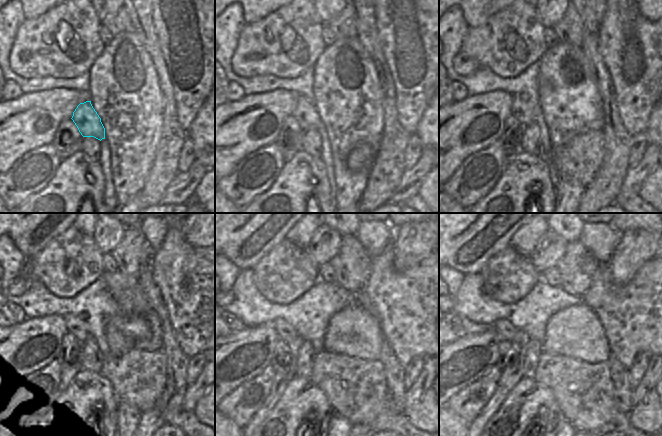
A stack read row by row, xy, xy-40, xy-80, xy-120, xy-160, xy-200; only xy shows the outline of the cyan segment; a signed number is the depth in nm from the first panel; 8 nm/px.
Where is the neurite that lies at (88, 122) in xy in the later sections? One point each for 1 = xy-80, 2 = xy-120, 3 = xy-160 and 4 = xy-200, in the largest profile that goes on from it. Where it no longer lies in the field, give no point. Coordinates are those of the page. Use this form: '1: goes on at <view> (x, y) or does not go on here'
1: goes on at xy-80 (522, 108)
2: goes on at xy-120 (73, 324)
3: goes on at xy-160 (285, 332)
4: goes on at xy-200 (506, 329)

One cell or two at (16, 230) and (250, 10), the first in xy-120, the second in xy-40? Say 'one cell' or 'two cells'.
one cell

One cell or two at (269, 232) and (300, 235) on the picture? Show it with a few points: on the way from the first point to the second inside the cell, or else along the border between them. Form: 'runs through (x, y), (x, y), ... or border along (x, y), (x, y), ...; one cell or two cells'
border along (295, 223), (285, 237); two cells

